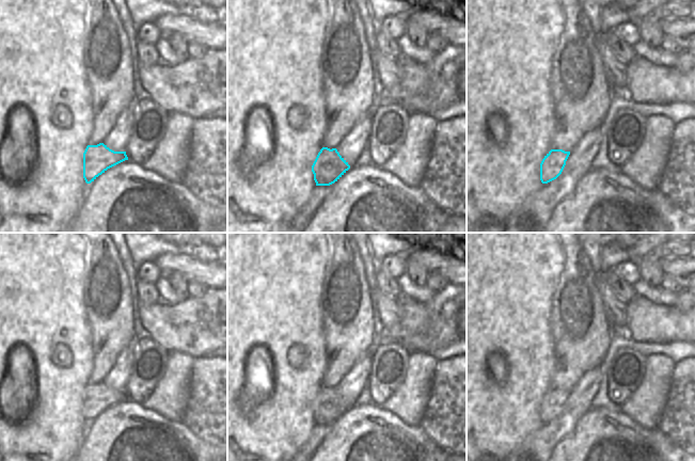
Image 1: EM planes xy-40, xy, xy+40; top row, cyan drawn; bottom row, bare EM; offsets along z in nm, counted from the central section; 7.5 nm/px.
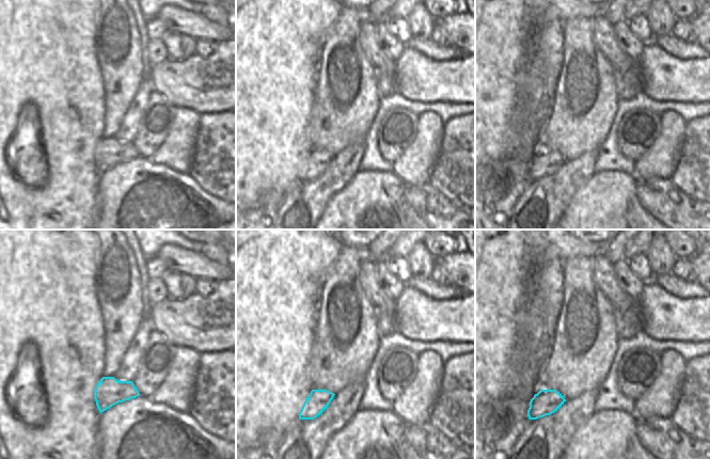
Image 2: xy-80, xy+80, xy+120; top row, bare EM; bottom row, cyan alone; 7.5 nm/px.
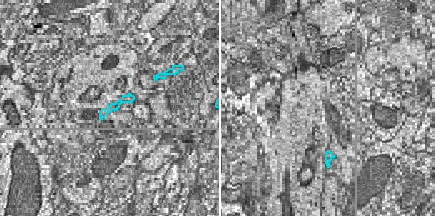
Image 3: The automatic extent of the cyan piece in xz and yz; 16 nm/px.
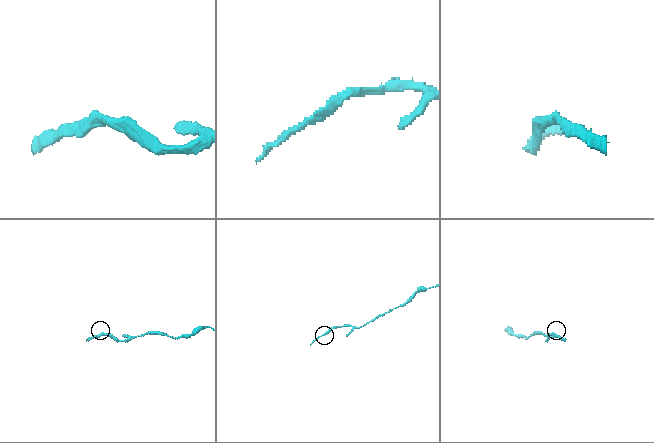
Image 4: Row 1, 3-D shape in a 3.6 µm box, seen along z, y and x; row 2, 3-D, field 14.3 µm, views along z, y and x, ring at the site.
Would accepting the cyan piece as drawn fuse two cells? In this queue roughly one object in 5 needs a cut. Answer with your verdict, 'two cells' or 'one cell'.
one cell

